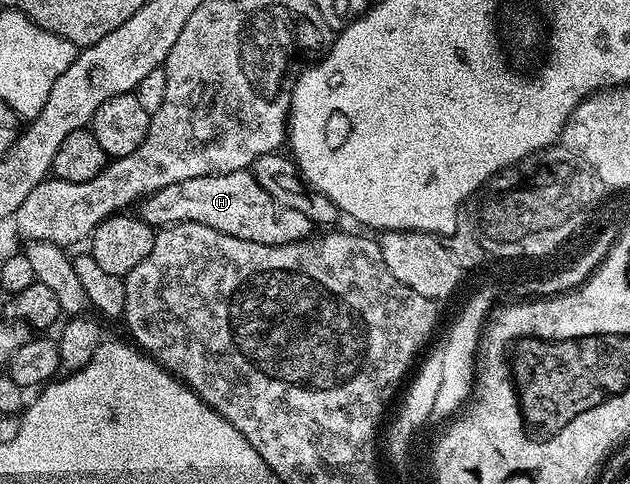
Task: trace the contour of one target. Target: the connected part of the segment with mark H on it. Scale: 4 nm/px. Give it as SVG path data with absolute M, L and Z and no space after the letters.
M250 170L177 181L177 185L169 185L146 196L138 204L137 215L153 229L169 227L173 223L200 223L209 225L209 229L229 233L229 237L241 237L245 241L274 247L297 244L313 231L305 213L297 213L297 209L276 203L265 189L261 189Z

